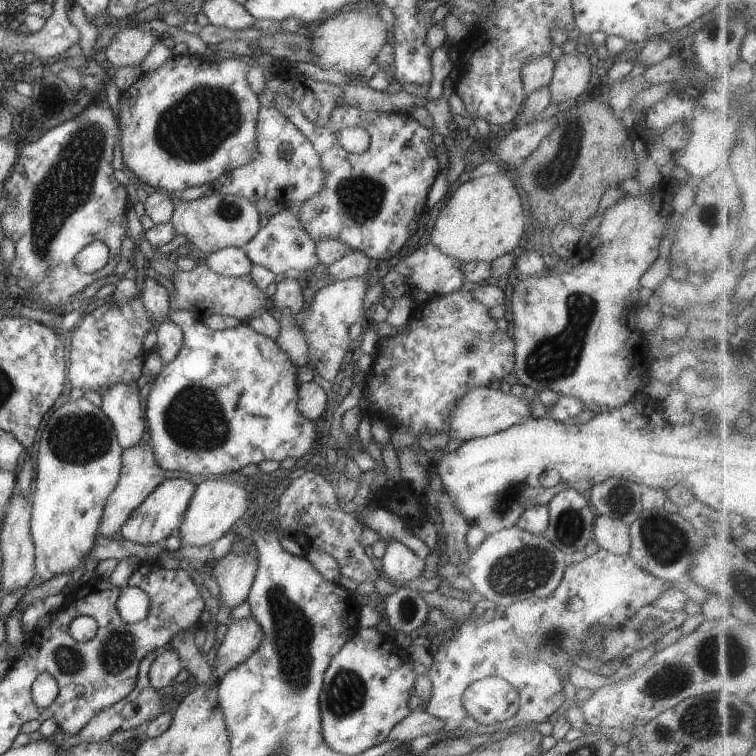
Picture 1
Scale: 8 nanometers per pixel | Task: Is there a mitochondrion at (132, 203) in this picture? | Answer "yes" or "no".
no

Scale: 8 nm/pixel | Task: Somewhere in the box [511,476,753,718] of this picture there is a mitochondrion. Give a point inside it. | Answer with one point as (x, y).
(717, 653)

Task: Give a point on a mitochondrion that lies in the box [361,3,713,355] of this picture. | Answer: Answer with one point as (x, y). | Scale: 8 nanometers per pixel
(554, 169)

